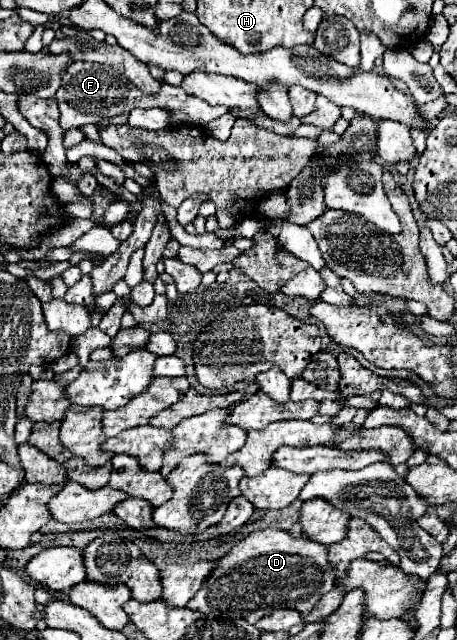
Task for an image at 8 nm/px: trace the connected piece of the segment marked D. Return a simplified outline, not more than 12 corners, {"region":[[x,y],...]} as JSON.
{"region":[[280,529],[238,541],[188,609],[310,613],[328,547]]}

